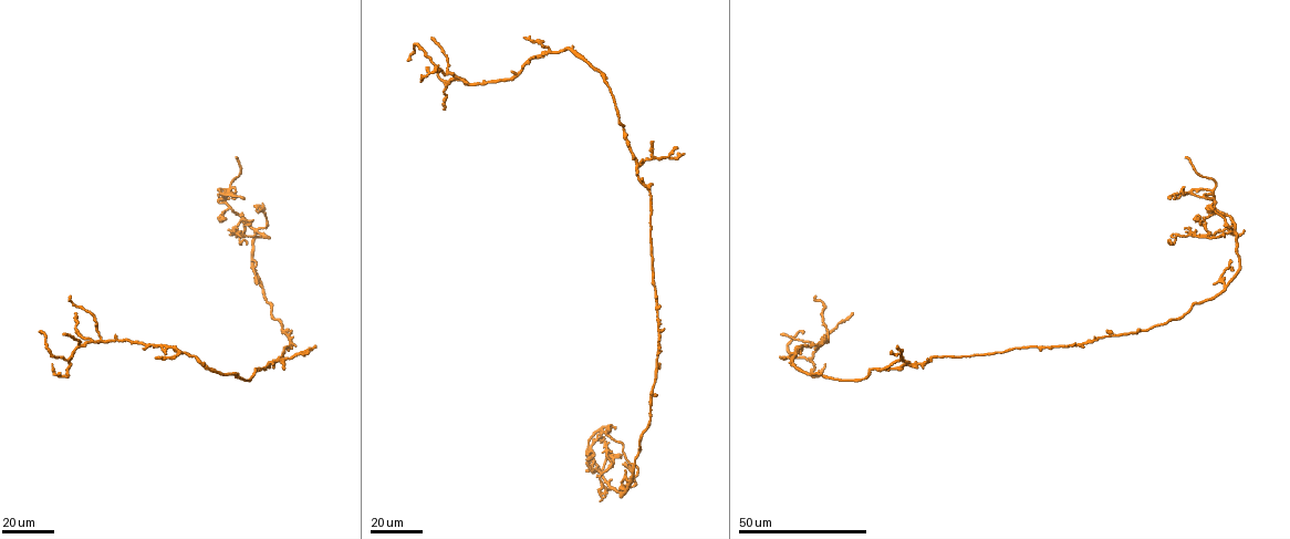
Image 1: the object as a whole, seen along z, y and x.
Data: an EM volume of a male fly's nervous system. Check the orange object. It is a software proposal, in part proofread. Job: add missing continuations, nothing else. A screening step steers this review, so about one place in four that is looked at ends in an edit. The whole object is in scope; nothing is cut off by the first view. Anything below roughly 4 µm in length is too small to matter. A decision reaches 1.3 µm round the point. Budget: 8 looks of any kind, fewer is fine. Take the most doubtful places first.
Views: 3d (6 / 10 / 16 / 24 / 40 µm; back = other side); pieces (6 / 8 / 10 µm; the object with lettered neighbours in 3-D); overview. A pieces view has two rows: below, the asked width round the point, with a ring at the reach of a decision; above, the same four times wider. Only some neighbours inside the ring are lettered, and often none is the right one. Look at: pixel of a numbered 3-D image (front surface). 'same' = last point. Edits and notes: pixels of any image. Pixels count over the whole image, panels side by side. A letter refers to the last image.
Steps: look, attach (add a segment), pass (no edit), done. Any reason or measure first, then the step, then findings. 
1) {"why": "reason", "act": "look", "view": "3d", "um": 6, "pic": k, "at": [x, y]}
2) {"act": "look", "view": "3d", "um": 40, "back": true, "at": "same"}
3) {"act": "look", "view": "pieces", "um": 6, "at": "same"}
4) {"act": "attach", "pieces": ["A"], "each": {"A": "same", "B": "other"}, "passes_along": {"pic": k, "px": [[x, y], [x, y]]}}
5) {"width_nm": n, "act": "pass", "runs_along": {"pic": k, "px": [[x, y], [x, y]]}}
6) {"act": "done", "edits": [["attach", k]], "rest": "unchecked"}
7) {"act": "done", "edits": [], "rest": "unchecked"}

{"why": "branch stops here", "act": "look", "view": "3d", "um": 24, "pic": 1, "at": [70, 298]}

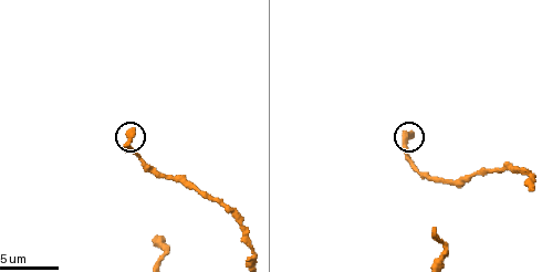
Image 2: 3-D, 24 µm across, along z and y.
{"act": "look", "view": "pieces", "um": 8, "pic": 2, "at": [130, 130]}

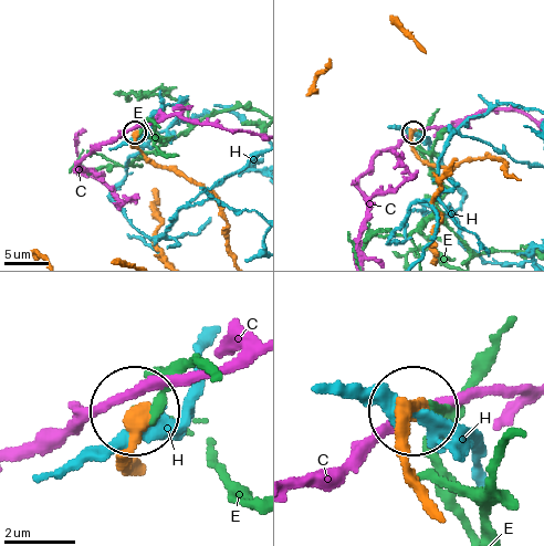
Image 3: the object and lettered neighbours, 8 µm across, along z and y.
{"width_nm": 400, "act": "pass", "each": {"C": "other", "E": "other", "H": "other"}, "runs_along": {"pic": 3, "px": [[428, 493], [407, 449], [416, 413]]}, "found": "none of them fits"}

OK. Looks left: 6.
{"why": "an open end", "act": "look", "view": "3d", "um": 24, "pic": 1, "at": [235, 156]}

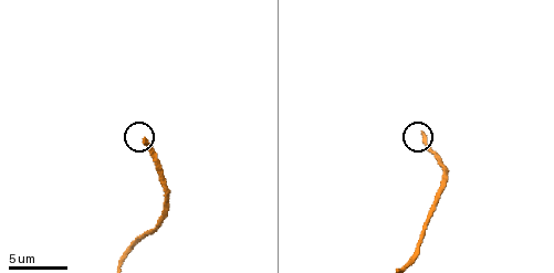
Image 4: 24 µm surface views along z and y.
{"act": "look", "view": "pieces", "um": 10, "pic": 4, "at": [424, 133]}

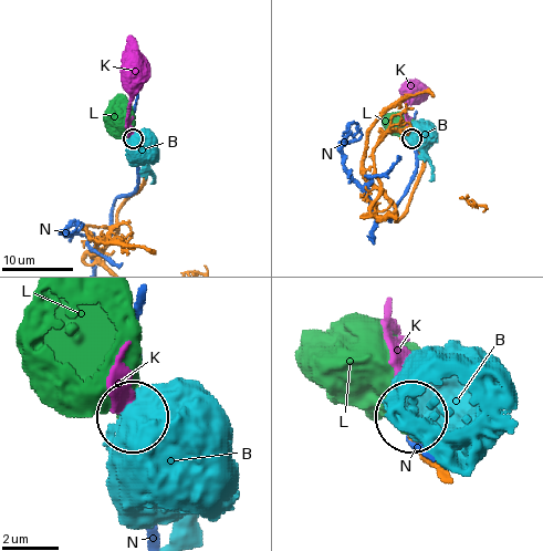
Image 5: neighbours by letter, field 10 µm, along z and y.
{"width_nm": 290, "act": "attach", "pieces": ["K"], "each": {"B": "other", "K": "same", "L": "other", "N": "other"}, "found": "the neuron continues"}

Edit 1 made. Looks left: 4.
{"why": "redraw", "act": "look", "view": "overview"}

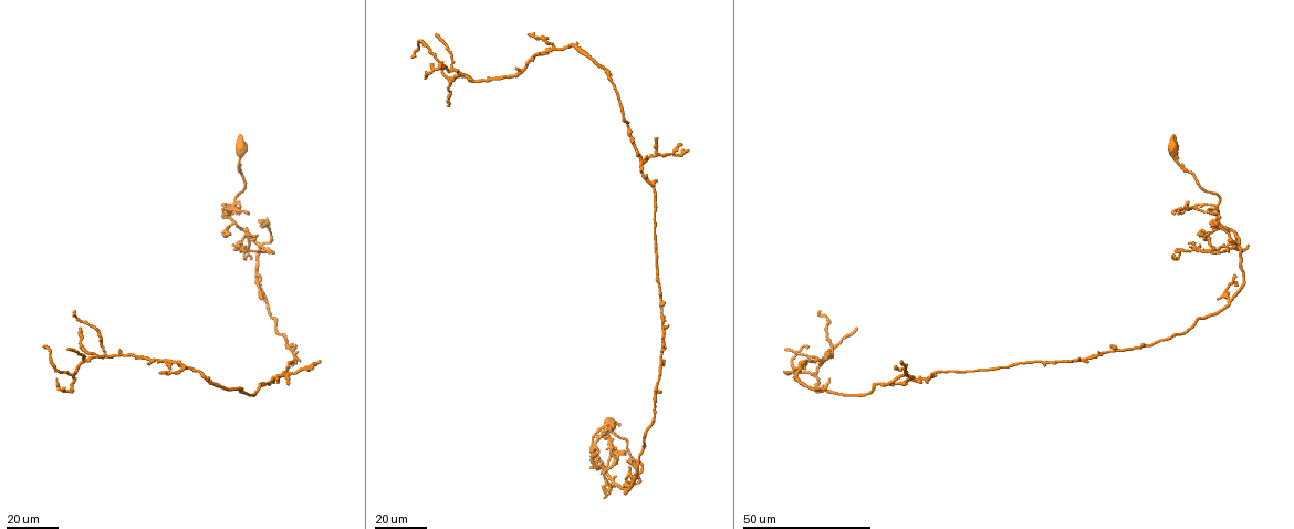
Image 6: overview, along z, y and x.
{"why": "free end", "act": "look", "view": "3d", "um": 16, "pic": 6, "at": [448, 106]}

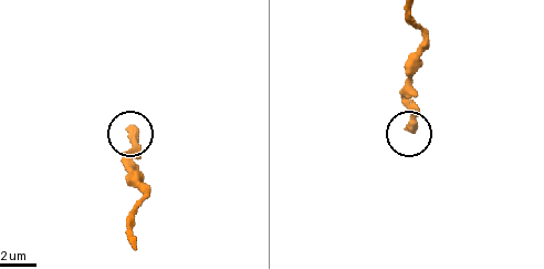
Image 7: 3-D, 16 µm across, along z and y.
{"act": "look", "view": "pieces", "um": 10, "pic": 7, "at": [130, 126]}

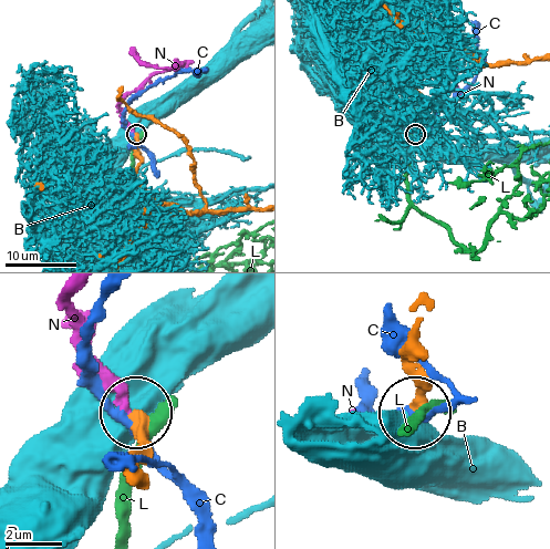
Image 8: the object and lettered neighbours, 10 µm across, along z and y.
{"act": "attach", "pieces": ["N"], "each": {"B": "other", "C": "other", "L": "other", "N": "same"}, "found": "it goes on there"}

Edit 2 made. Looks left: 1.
{"act": "done", "edits": [["attach", 5], ["attach", 8]], "rest": "unchecked"}

